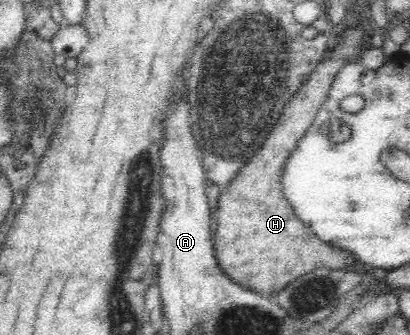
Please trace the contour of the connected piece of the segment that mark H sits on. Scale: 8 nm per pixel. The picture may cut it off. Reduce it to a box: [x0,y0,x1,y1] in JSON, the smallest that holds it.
[213,20,374,295]

